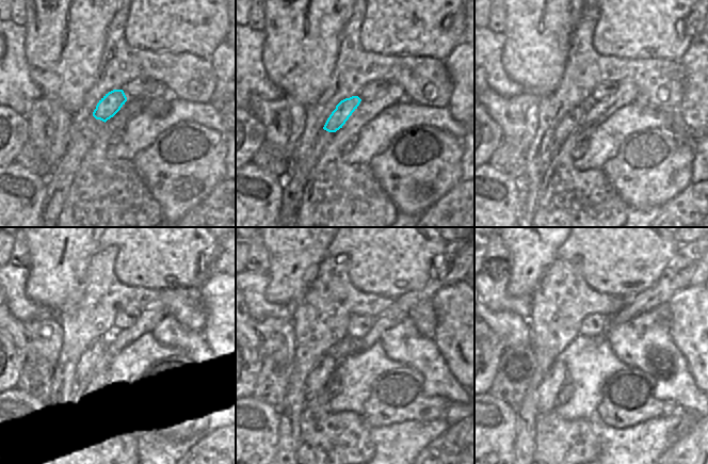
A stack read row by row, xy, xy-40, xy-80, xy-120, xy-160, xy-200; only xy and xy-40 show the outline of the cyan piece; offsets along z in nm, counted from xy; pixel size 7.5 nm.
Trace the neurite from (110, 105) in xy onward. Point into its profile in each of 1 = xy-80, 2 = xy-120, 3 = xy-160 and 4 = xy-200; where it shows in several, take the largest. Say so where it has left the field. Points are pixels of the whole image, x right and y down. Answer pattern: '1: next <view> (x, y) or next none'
1: next xy-80 (570, 122)
2: next xy-120 (90, 362)
3: next xy-160 (322, 370)
4: next xy-200 (556, 377)

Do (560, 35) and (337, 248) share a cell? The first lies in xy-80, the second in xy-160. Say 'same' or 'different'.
different

